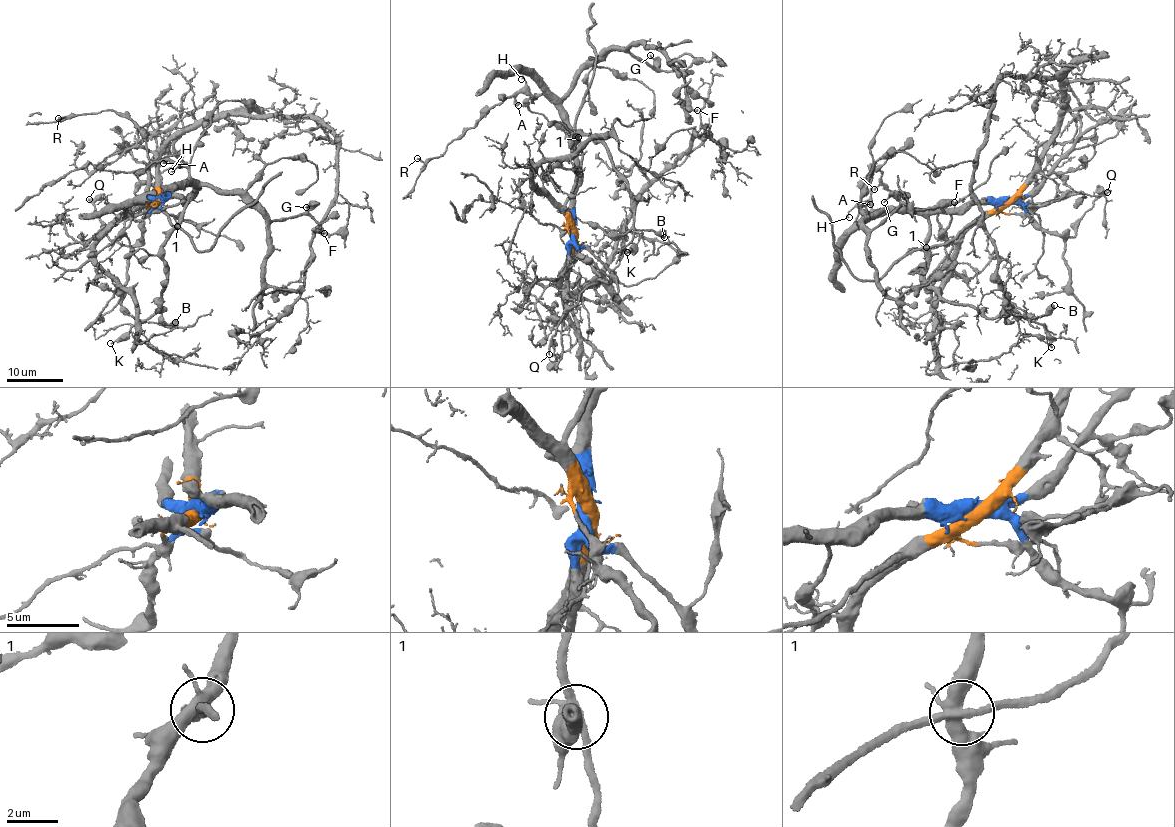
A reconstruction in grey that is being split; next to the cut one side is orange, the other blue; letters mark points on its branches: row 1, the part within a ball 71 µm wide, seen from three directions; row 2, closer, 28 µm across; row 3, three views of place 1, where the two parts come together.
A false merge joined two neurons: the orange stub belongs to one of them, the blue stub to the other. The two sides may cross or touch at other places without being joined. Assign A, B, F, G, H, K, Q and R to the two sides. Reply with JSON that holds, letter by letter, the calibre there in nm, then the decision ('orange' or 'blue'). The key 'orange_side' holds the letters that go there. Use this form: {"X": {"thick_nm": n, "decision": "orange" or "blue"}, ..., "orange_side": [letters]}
{"A": {"thick_nm": 460, "decision": "blue"}, "B": {"thick_nm": 600, "decision": "blue"}, "F": {"thick_nm": 240, "decision": "blue"}, "G": {"thick_nm": 140, "decision": "blue"}, "H": {"thick_nm": 120, "decision": "blue"}, "K": {"thick_nm": 160, "decision": "blue"}, "Q": {"thick_nm": 200, "decision": "blue"}, "R": {"thick_nm": 180, "decision": "blue"}, "orange_side": []}

